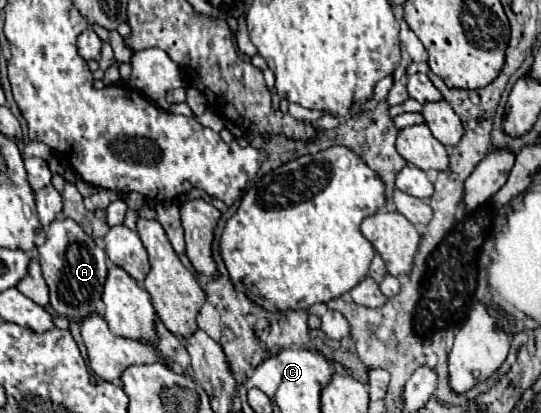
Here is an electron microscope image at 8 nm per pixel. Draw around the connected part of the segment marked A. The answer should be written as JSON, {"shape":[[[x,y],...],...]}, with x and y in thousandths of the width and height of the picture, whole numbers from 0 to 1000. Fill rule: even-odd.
{"shape":[[[105,528],[87,557],[87,586],[68,600],[72,639],[91,692],[94,741],[120,770],[153,775],[179,751],[198,673],[198,615],[153,552],[131,528]]]}

